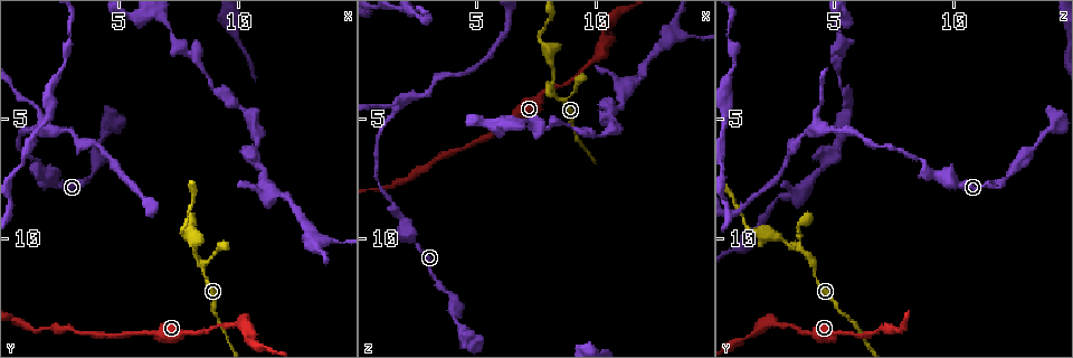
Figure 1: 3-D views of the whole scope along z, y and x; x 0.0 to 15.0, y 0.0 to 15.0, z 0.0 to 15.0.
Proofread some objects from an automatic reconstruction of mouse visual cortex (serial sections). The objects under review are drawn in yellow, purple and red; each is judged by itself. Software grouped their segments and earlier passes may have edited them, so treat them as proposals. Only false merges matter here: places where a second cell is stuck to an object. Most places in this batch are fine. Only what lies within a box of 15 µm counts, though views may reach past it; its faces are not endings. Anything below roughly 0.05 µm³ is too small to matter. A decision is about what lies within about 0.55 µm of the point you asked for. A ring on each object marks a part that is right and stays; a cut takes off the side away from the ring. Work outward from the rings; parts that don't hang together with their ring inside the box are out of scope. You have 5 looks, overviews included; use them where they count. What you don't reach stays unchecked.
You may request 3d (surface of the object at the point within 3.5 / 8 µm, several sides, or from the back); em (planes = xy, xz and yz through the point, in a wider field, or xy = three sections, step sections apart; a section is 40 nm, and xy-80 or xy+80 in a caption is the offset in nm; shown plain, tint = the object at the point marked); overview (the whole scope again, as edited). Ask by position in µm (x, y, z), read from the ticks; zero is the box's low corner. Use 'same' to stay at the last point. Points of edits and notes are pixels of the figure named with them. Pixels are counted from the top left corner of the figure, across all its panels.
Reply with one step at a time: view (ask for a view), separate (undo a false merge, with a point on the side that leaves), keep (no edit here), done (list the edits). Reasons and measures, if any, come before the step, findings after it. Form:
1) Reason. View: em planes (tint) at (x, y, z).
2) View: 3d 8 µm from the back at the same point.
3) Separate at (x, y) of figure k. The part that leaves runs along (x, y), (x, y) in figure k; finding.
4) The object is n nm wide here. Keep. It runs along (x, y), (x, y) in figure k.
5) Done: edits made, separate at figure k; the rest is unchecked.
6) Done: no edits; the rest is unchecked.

Two arms in line, one across. View: 3d 3.5 µm at (8.6, 11.3, 4.1).

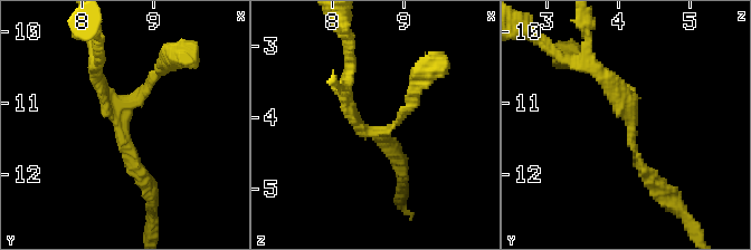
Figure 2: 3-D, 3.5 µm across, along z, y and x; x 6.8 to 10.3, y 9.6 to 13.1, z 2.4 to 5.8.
Need the tissue. View: em xy step 1 (tint) at (8.55, 11.25, 4.20).

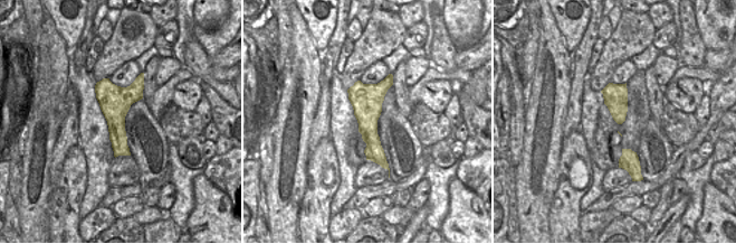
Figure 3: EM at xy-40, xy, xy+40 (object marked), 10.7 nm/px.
3 arms meet here; the arms are 150, 200, 200 nm wide. Keep. It runs along (657, 183), (634, 148), (631, 107), (593, 70) in figure 2; continuous, no second cell.

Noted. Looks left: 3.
Abrupt turn. View: 3d 3.5 µm at (10.3, 13.5, 2.2).

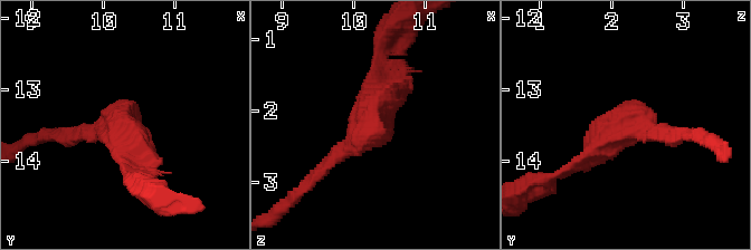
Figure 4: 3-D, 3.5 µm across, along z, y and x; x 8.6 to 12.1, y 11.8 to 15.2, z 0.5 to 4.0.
View: em planes (tint) at (10.25, 13.45, 2.25).

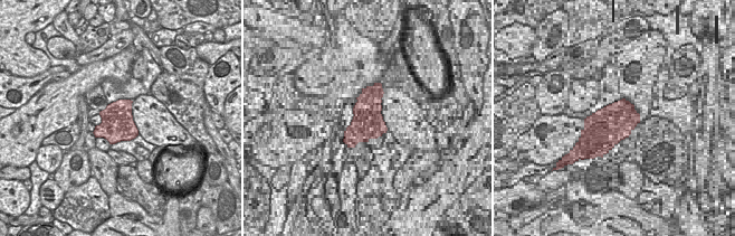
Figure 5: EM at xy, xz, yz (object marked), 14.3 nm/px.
The object is 460 nm wide here. Keep. It runs along (316, 174), (371, 128), (378, 69) in figure 4; one cell here.

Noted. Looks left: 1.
Done: no edits; the rest is unchecked.

